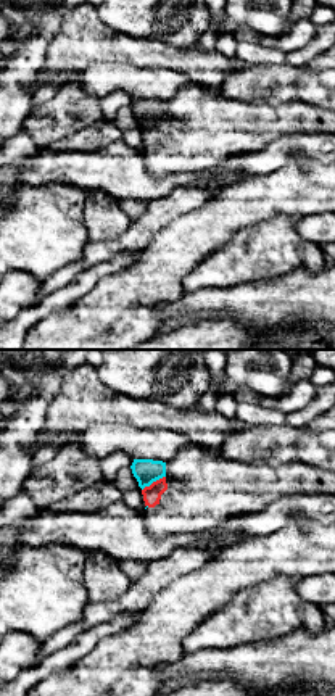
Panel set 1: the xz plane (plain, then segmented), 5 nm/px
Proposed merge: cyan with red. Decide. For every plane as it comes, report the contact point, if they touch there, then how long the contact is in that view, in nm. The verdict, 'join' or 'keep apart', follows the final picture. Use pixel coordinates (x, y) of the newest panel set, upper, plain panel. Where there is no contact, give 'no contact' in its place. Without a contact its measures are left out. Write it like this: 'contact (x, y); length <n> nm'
contact (153, 120); length 140 nm

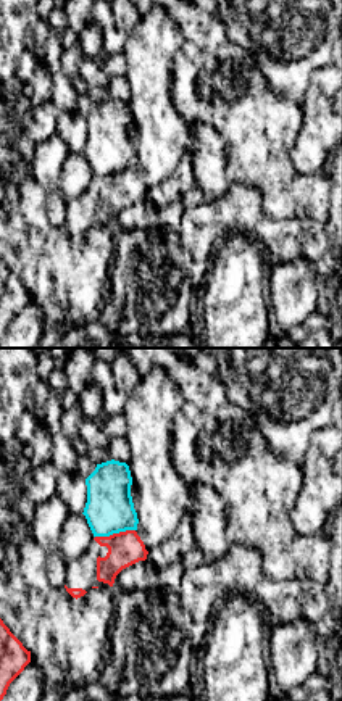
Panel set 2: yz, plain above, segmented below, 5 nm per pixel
contact (115, 171); length 200 nm

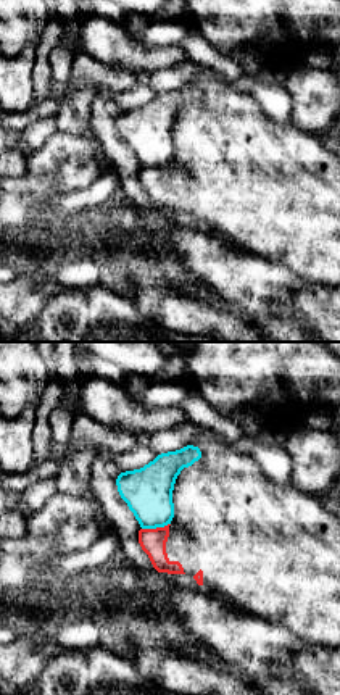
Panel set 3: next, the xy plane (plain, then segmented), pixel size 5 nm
contact (155, 166); length 150 nm

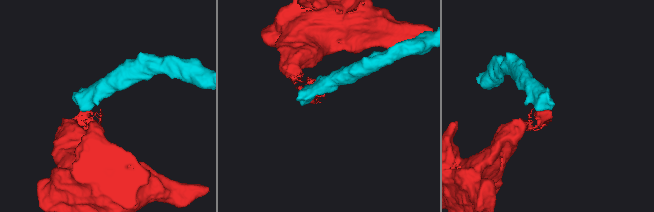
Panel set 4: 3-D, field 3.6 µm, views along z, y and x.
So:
keep apart

